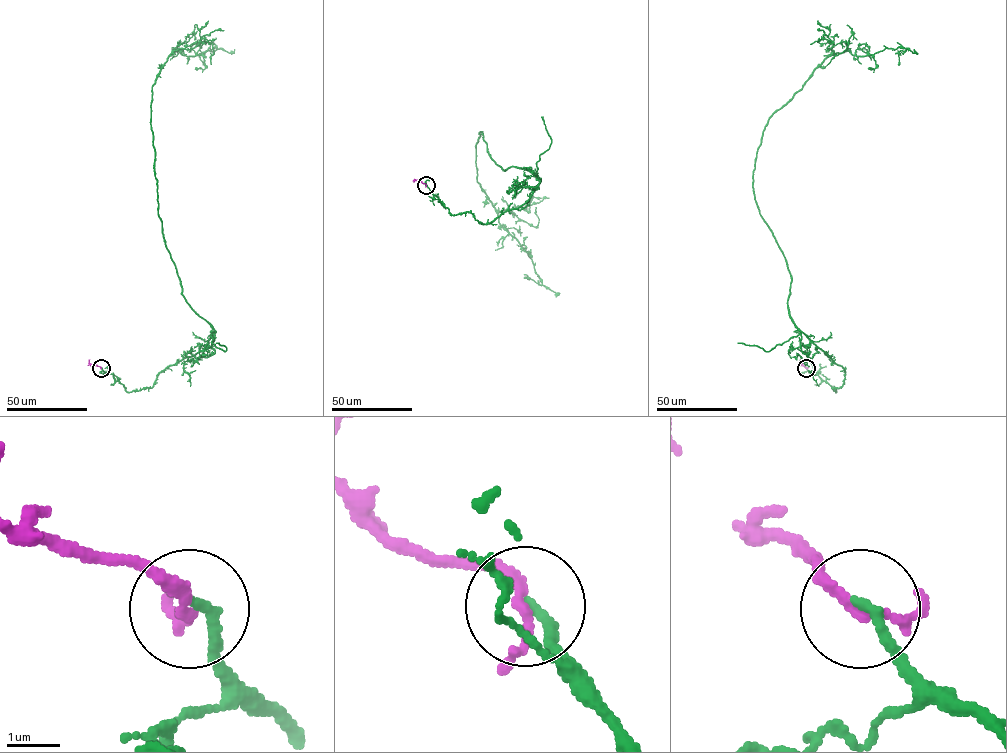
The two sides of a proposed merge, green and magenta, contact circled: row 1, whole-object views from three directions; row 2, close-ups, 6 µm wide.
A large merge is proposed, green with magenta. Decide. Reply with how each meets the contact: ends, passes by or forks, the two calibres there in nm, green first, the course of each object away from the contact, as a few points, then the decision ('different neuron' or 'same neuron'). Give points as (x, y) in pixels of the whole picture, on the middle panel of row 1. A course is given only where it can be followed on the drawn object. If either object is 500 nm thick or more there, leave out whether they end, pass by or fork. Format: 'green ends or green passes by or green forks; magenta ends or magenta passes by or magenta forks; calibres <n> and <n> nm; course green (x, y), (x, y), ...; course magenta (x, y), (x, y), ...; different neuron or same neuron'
green ends; magenta passes by; calibres 200 and 170 nm; course green (426, 185), (487, 224), (535, 174), (503, 169), (479, 134), (476, 180), (542, 284), (529, 277); course magenta (426, 185), (414, 179); same neuron

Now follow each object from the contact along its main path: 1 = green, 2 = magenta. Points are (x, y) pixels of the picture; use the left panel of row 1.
1: (101, 368), (127, 391), (150, 388), (215, 333), (166, 247), (151, 123), (167, 58), (215, 47), (204, 65)
2: (101, 368), (90, 364), (89, 359)

